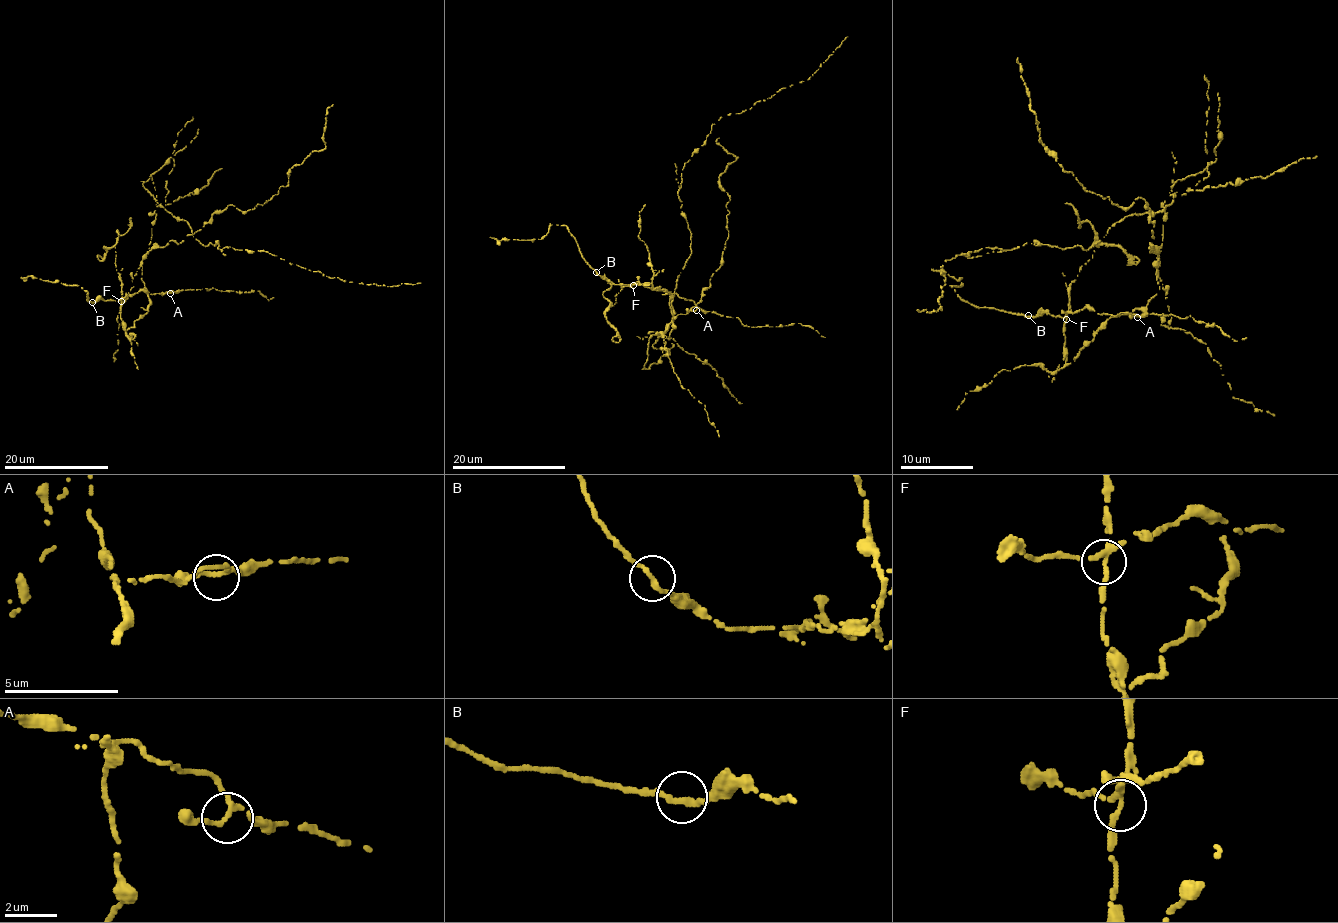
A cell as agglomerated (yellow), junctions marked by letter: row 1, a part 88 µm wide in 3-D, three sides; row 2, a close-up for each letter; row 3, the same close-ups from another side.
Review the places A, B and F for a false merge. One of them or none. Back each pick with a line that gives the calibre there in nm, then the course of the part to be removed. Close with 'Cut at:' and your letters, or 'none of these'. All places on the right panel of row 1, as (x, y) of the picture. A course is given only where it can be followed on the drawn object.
F: calibre 200 nm; course (1066, 320), (1068, 364), (1146, 305), (1173, 195), (1084, 250), (947, 259), (942, 309), (917, 310)
Cut at: F

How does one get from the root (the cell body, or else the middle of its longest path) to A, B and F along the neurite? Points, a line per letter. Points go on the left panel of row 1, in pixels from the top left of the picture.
A: (155, 217), (153, 247), (141, 264), (150, 304), (125, 333), (120, 311), (125, 296), (141, 290), (170, 293)
B: (155, 217), (153, 247), (141, 264), (147, 312), (125, 333), (120, 300), (92, 302)
F: (155, 217), (150, 239), (153, 247), (141, 264), (150, 304), (147, 312), (125, 333), (120, 301)

